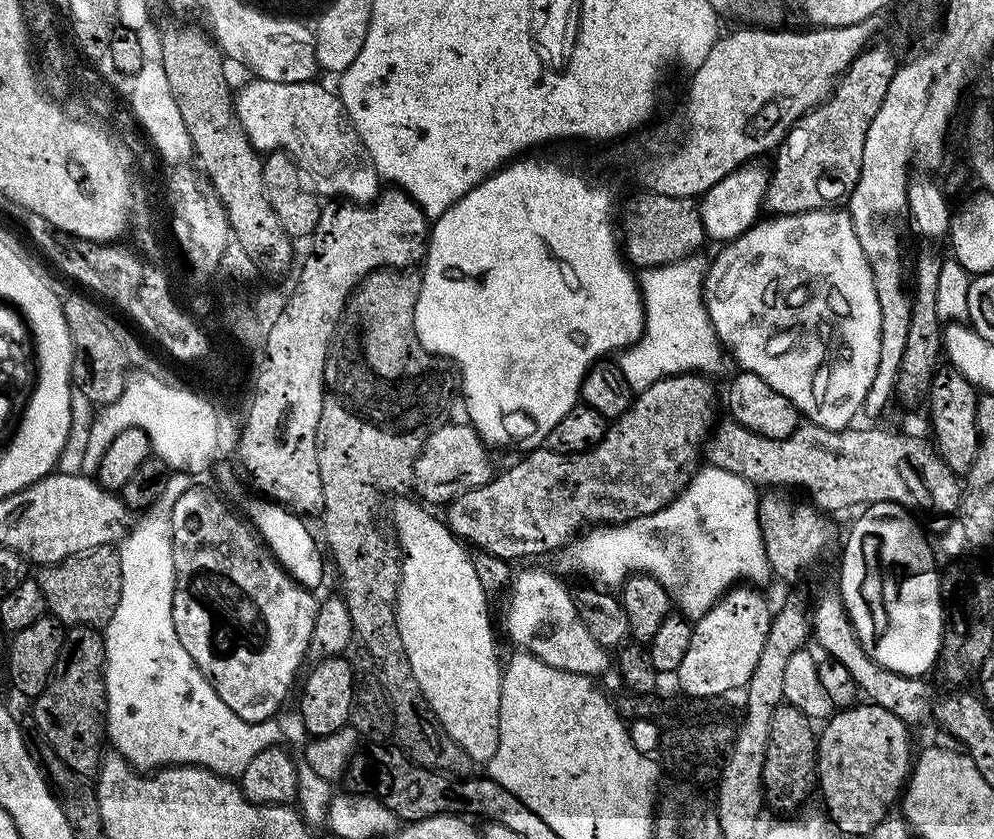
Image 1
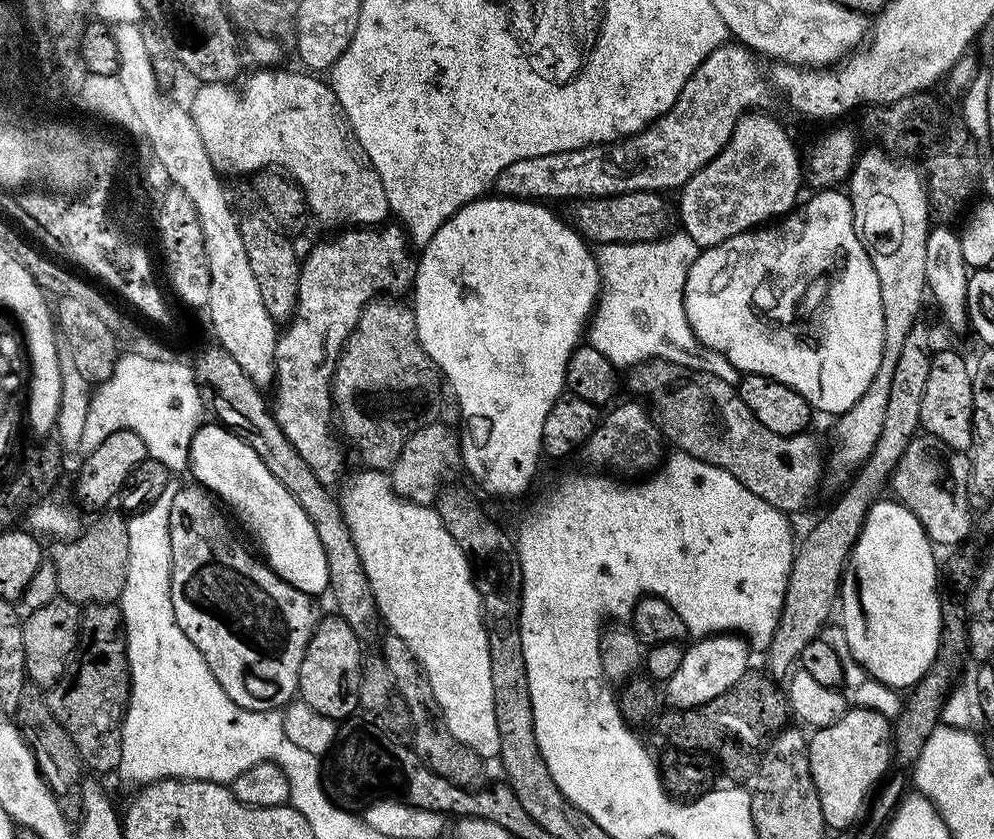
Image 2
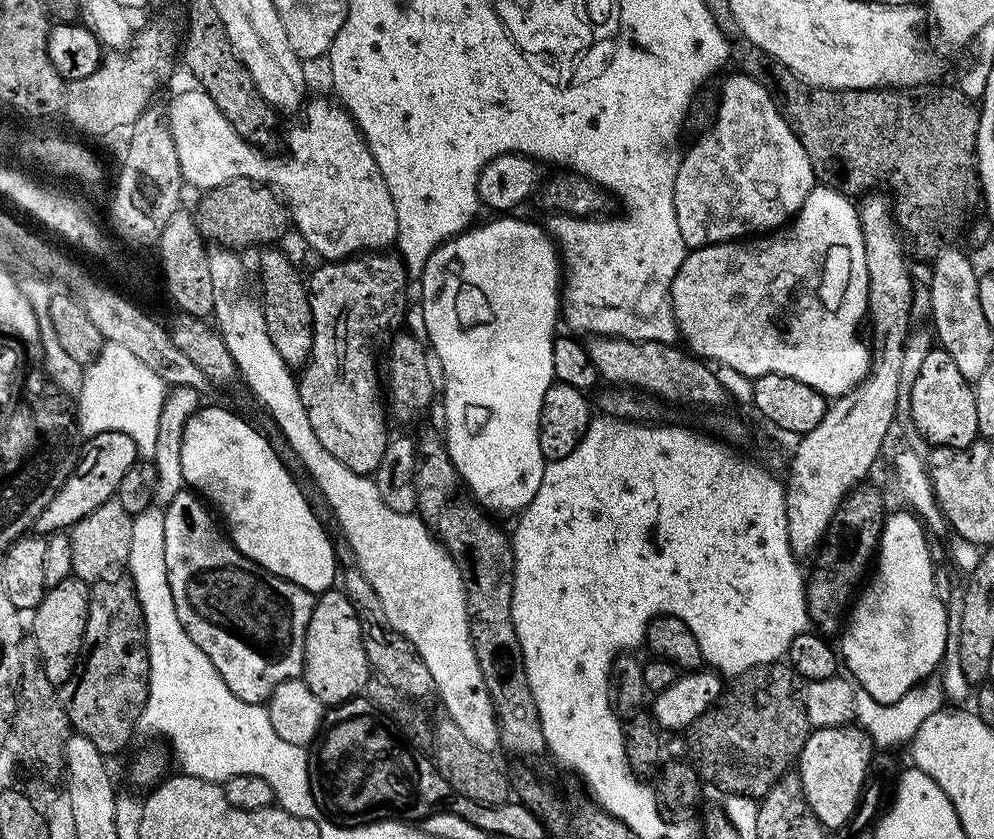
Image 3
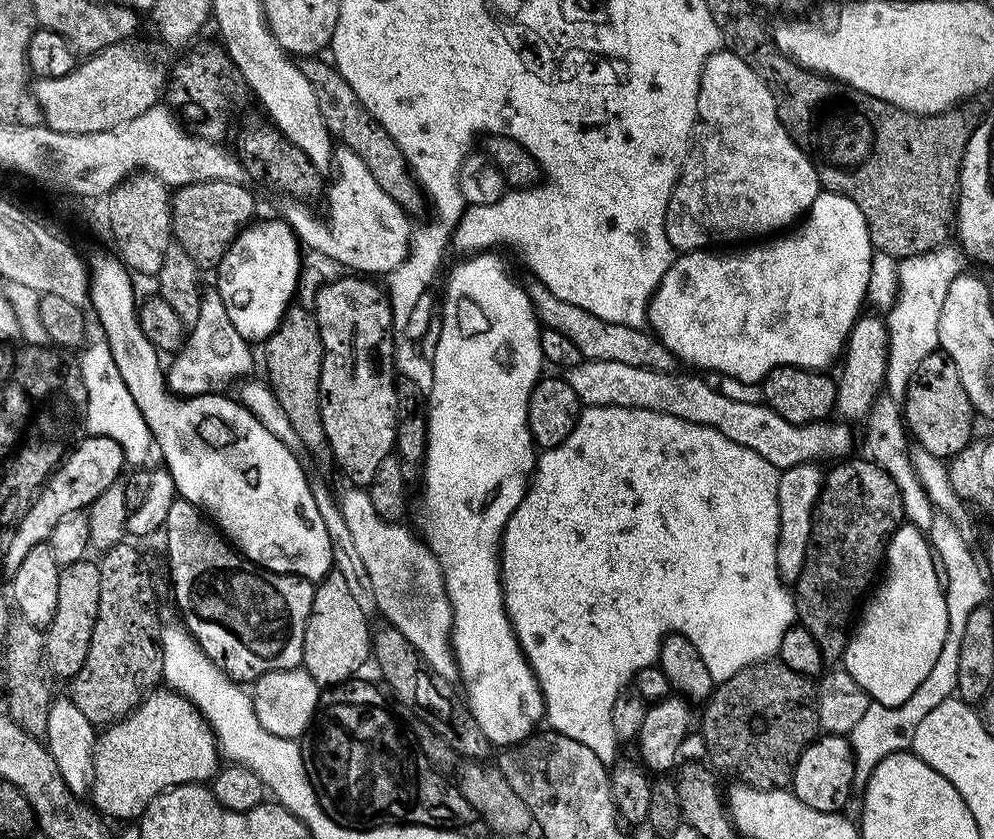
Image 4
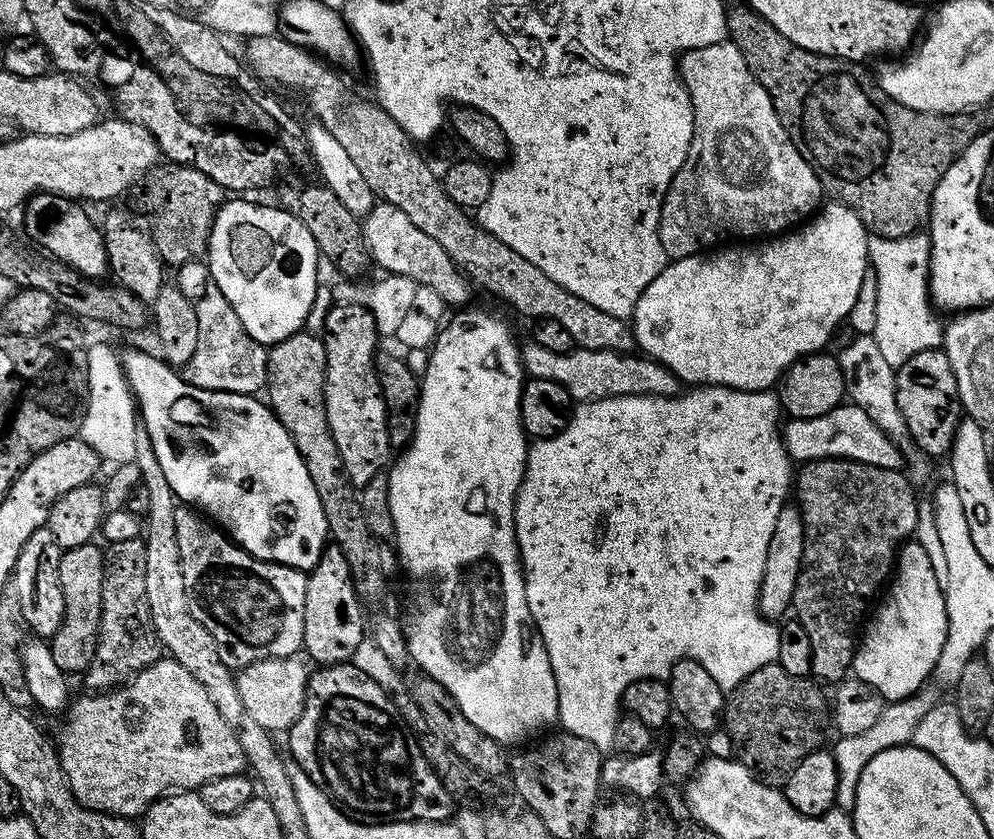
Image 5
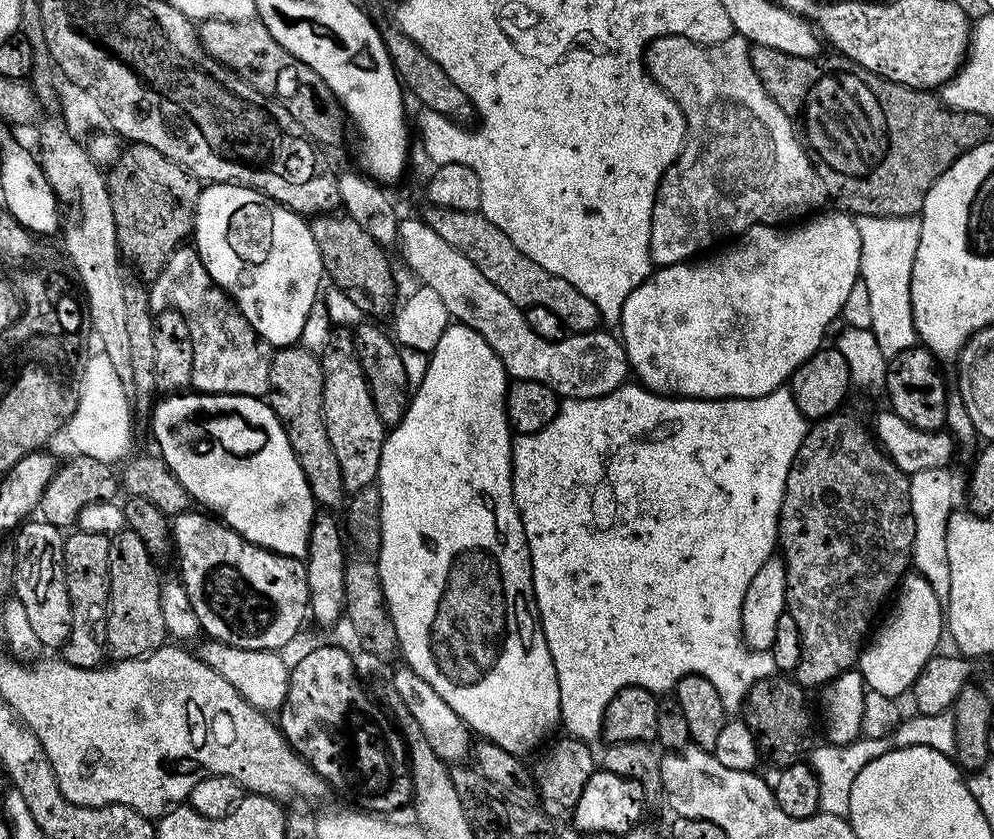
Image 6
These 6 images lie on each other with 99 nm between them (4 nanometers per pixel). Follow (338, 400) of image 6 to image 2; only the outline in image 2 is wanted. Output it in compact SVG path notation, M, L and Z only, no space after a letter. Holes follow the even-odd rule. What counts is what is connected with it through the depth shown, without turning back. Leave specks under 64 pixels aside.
M385 222L379 226L348 226L341 236L328 240L325 244L316 242L308 256L303 257L298 282L298 302L296 312L287 321L288 328L276 337L276 397L271 397L272 415L282 434L298 450L319 480L327 481L331 472L340 468L340 448L332 437L334 432L334 405L332 402L332 371L336 368L340 351L349 331L356 327L362 310L371 300L387 294L400 298L404 291L411 289L416 282L417 257L412 256L409 237L405 229L396 222Z

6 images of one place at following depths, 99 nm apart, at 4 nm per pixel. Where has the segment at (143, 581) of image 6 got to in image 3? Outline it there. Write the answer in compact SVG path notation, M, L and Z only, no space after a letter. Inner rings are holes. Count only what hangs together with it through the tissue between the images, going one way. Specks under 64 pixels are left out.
M120 578L115 582L97 582L91 585L92 601L86 618L84 649L80 651L80 661L65 684L59 685L60 704L68 715L69 725L79 735L85 736L98 746L105 757L112 758L132 740L132 728L139 725L140 715L148 697L148 644L144 640L144 615L136 597L131 579Z

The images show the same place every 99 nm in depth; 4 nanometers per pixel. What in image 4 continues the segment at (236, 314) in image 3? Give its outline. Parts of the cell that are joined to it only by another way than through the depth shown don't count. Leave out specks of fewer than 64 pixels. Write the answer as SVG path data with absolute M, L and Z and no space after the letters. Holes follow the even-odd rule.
M360 486L345 487L345 492L338 496L338 503L345 518L347 529L354 538L355 549L370 574L371 585L374 586L374 593L377 599L379 615L384 615L389 625L397 628L400 633L418 650L421 660L424 660L442 678L455 681L458 676L456 659L452 653L452 604L448 601L448 591L444 588L444 571L440 563L436 561L436 555L430 551L423 539L418 538L415 531L412 532L400 522L384 520L374 510L374 502L368 496L367 491Z

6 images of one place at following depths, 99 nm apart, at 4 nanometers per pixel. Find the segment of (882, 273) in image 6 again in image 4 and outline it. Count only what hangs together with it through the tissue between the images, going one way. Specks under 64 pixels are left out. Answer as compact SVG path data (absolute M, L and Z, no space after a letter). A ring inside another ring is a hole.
M942 246L935 252L903 257L898 268L898 294L885 317L888 332L887 374L885 389L887 395L897 403L903 403L910 377L927 354L939 349L939 315L949 293L950 283L956 276L967 271L967 253L959 246Z

